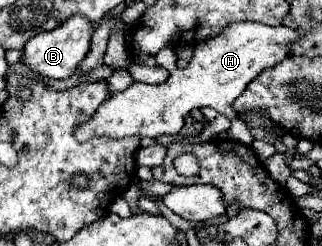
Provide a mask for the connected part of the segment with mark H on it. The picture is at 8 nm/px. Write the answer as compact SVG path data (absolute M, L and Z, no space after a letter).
M240 21L240 23L232 23L232 27L228 27L224 33L216 35L214 39L210 41L204 41L204 43L198 43L194 47L194 55L188 63L188 67L180 69L177 67L177 57L175 50L170 48L164 48L159 51L156 56L156 62L164 68L166 68L170 77L166 83L162 85L148 85L148 83L132 83L128 89L120 91L120 93L114 93L110 95L100 107L98 111L82 123L82 127L76 127L74 131L74 137L76 141L88 141L88 139L94 139L94 137L108 137L108 139L122 139L122 137L160 137L160 135L176 135L182 125L184 125L184 119L186 115L194 109L194 107L212 107L216 109L218 113L226 115L230 121L236 119L236 111L232 109L232 101L246 89L246 85L256 79L264 69L268 67L274 67L276 63L280 63L286 55L288 55L288 43L300 39L306 31L300 31L300 29L288 29L284 25L280 27L270 27L270 25L264 25L264 23L252 23L252 21Z

